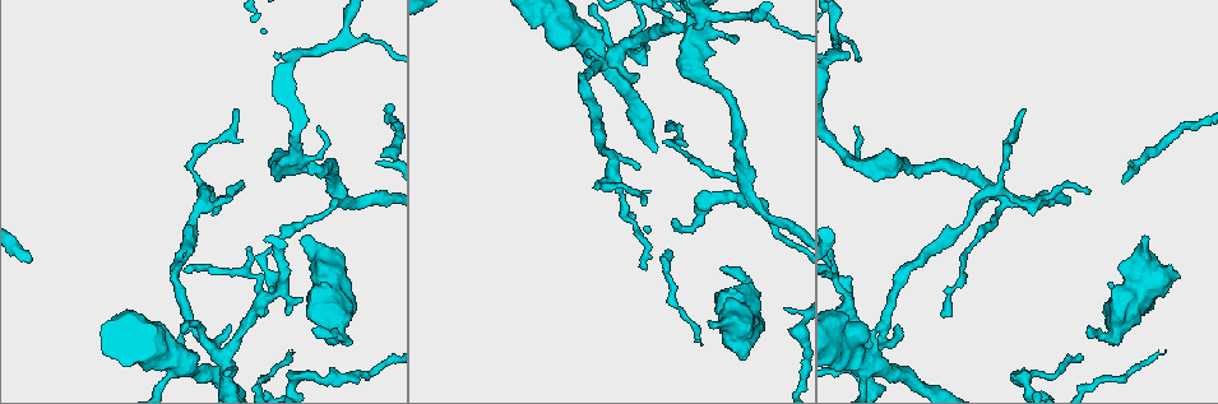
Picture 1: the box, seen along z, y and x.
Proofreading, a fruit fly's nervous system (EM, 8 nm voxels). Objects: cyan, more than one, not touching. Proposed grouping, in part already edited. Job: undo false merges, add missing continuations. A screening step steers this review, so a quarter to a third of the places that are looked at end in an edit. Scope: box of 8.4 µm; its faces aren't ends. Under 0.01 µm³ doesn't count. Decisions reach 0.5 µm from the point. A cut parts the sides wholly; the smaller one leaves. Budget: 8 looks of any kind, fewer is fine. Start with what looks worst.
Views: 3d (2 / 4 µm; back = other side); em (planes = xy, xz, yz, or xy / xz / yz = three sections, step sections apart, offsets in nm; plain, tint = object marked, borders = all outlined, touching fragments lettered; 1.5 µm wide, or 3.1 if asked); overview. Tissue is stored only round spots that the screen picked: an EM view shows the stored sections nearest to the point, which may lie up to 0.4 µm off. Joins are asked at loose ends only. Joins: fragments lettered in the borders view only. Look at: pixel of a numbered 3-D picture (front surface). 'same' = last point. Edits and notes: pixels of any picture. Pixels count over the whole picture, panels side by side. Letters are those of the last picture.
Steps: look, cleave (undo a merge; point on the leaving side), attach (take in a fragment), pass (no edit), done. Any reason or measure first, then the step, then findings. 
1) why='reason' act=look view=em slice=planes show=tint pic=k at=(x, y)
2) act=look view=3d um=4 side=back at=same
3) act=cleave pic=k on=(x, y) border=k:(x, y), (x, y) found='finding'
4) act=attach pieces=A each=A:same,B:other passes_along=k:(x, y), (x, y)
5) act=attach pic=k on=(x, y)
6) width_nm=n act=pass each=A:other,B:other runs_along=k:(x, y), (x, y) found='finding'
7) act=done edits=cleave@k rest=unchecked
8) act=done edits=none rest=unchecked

act=look view=3d um=4 pic=1 at=(744, 279)

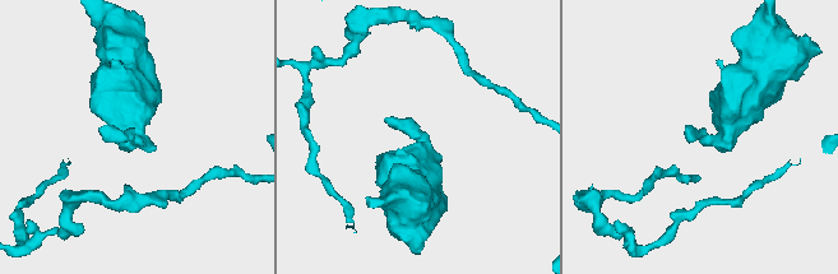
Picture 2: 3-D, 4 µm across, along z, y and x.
act=look view=em slice=planes show=tint pic=2 at=(418, 138)

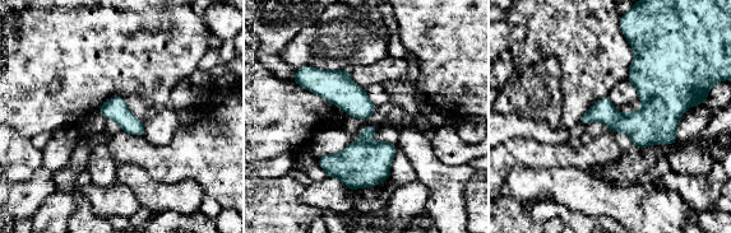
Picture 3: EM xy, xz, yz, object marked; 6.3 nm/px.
why='what lies round it' act=look view=em slice=planes show=borders at=same

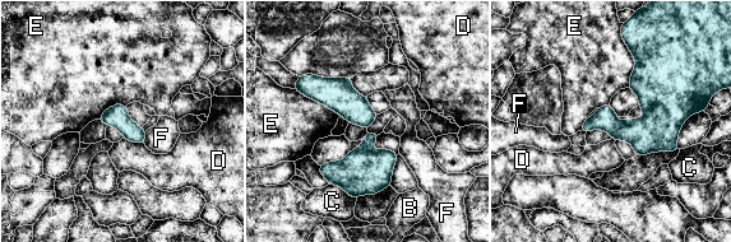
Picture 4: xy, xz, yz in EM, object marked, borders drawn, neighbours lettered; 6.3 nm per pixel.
act=pass each=B:other,C:other,D:other,E:other,F:other found='one neuron here'

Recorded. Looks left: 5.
why='free end' act=look view=em slice=xz step=8 show=borders pic=1 at=(716, 326)

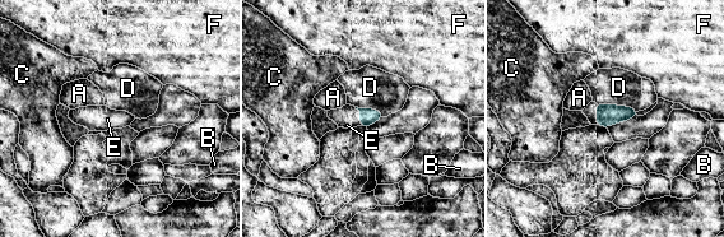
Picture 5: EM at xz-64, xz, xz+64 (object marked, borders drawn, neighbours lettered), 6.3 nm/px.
act=attach pieces=E each=A:other,B:other,C:other,D:other,E:same,F:other found='it goes on there'

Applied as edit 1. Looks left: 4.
why='sharp bend' act=look view=3d um=4 pic=1 at=(337, 194)

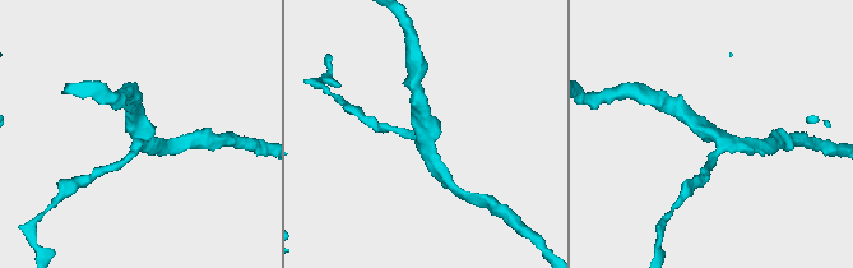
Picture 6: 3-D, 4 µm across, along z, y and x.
arms=3 act=look view=em slice=planes show=borders pic=6 at=(141, 137)

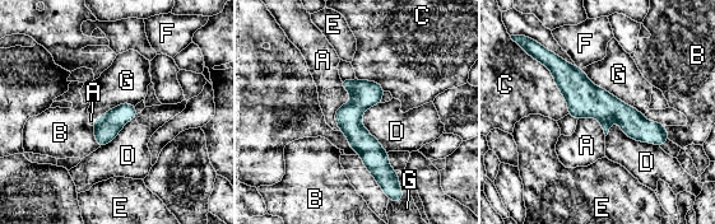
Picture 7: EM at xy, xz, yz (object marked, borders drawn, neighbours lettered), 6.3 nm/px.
width_nm=180 act=pass each=A:other,B:other,C:other,D:other,E:other,F:other,G:other border=7:(609, 124), (659, 146) found='all the same neuron'

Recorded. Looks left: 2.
act=done edits=attach@5 rest=unchecked

